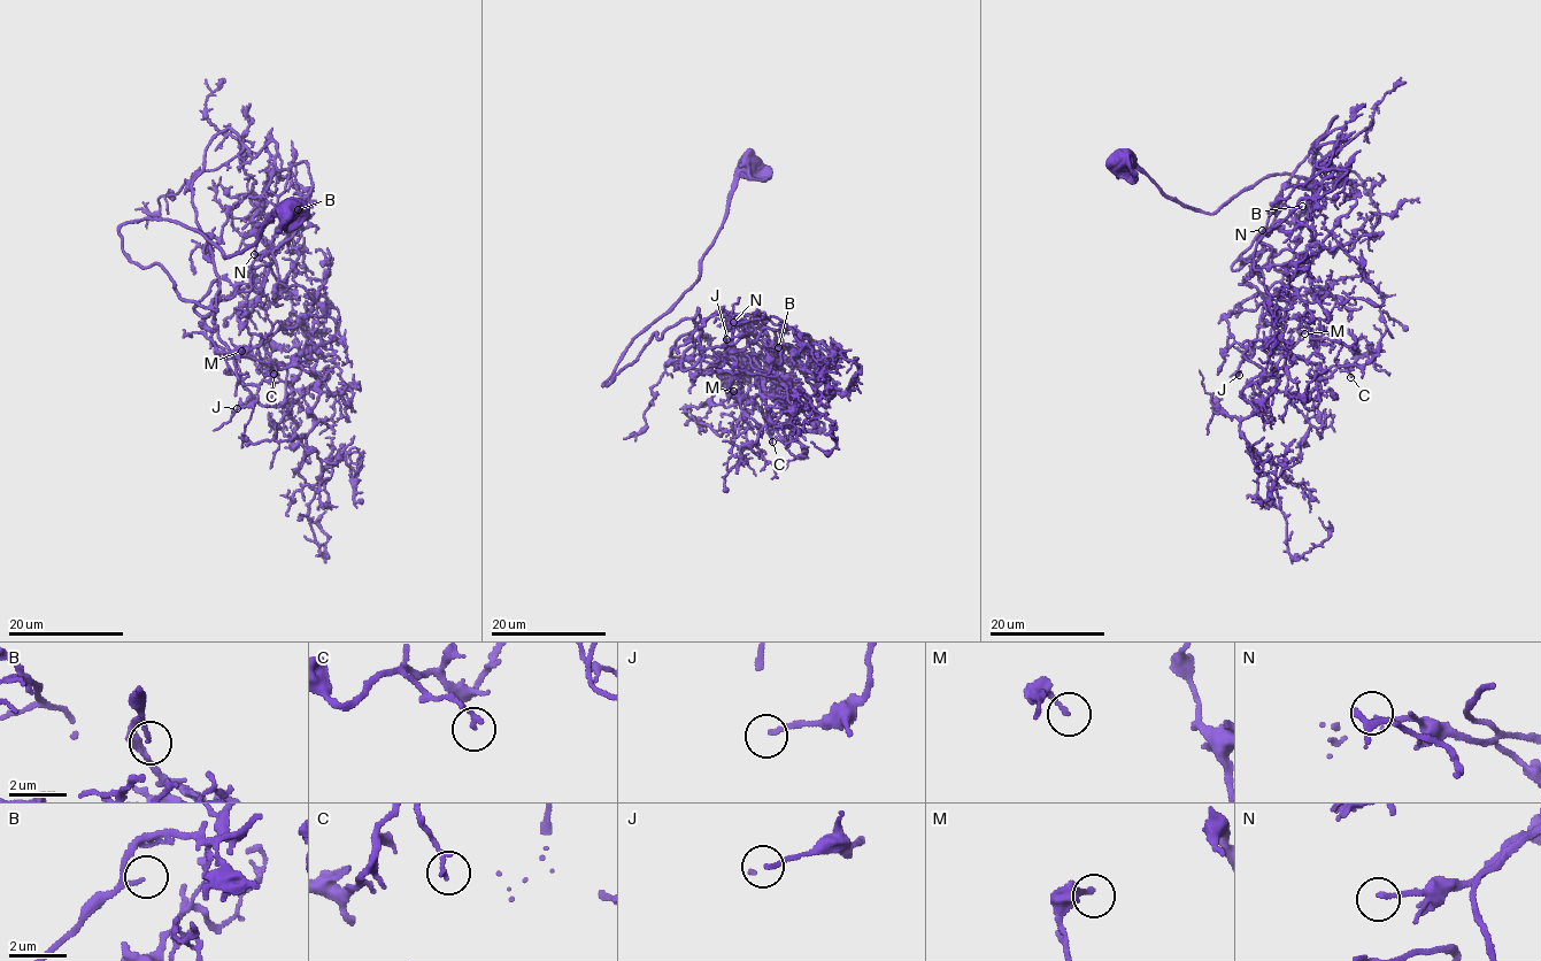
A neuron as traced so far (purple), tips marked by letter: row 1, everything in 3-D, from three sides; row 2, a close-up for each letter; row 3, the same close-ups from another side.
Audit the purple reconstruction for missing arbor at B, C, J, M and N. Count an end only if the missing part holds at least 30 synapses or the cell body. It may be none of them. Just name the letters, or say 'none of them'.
J, N

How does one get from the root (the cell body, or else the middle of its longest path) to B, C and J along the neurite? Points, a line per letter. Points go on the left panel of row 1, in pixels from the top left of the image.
B: (287, 212), (226, 259), (174, 222), (118, 235), (215, 310), (193, 181), (275, 141), (298, 209)
C: (287, 212), (226, 259), (118, 230), (218, 299), (261, 404), (297, 400), (274, 374)
J: (287, 212), (226, 259), (174, 222), (118, 230), (182, 299), (218, 299), (217, 335), (257, 389), (237, 408)

